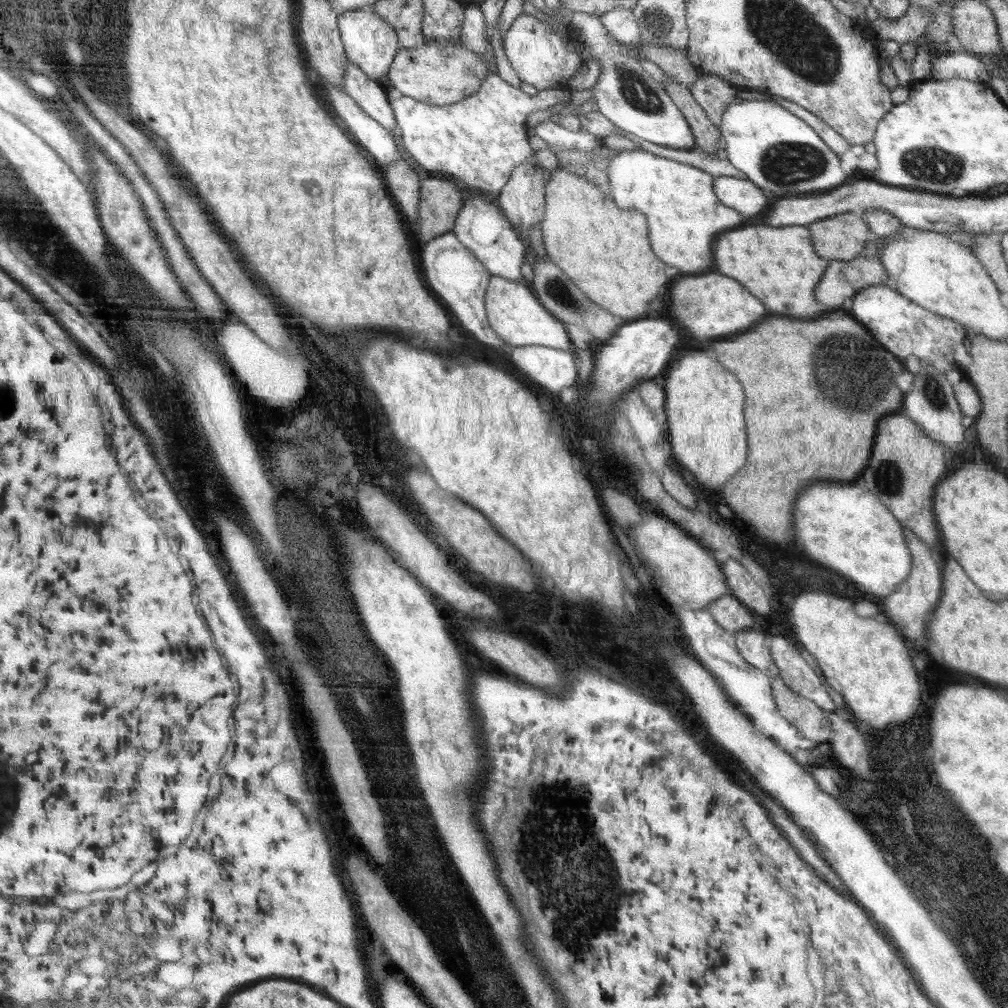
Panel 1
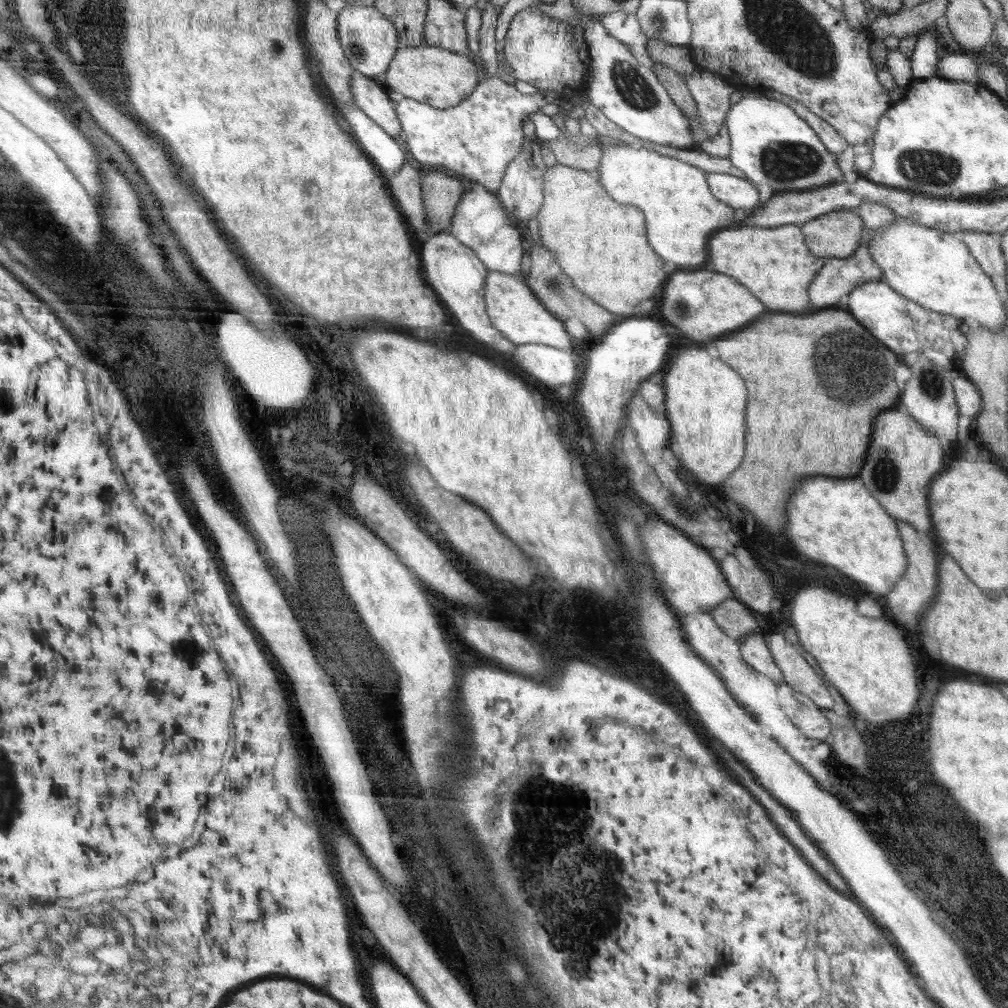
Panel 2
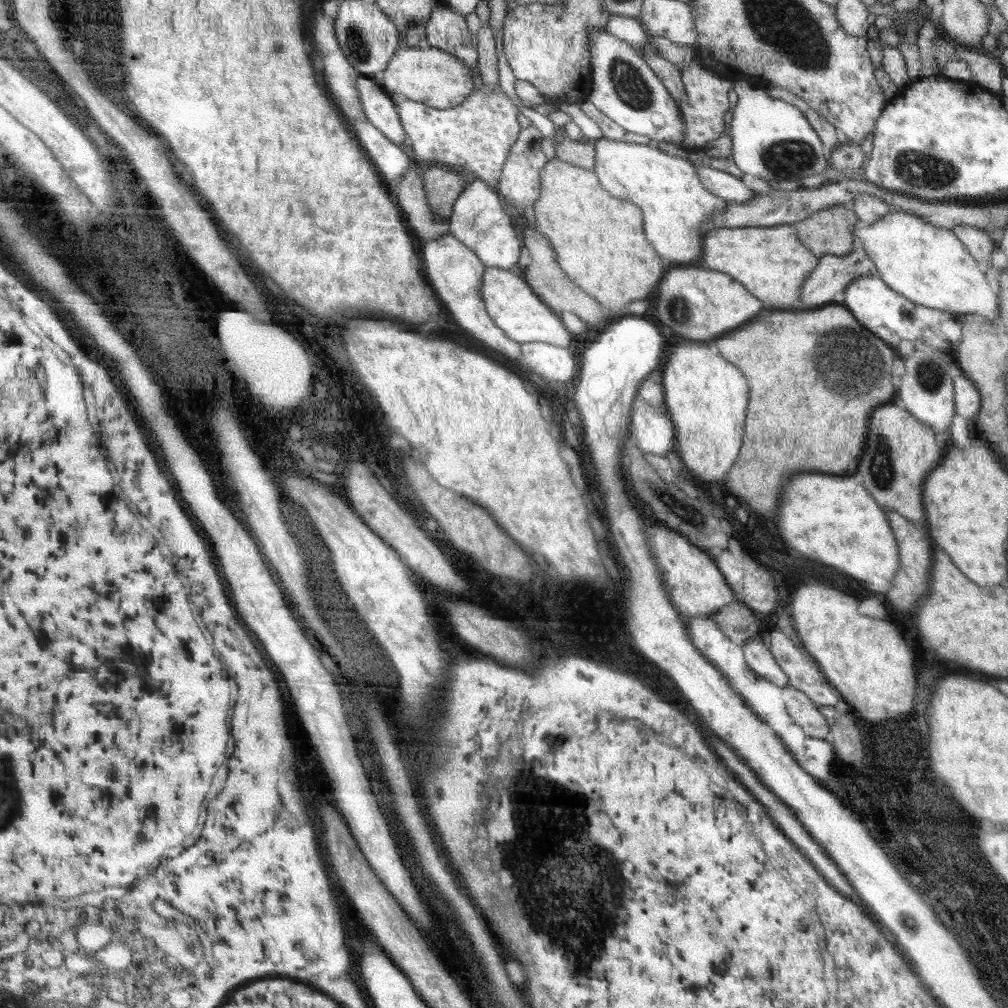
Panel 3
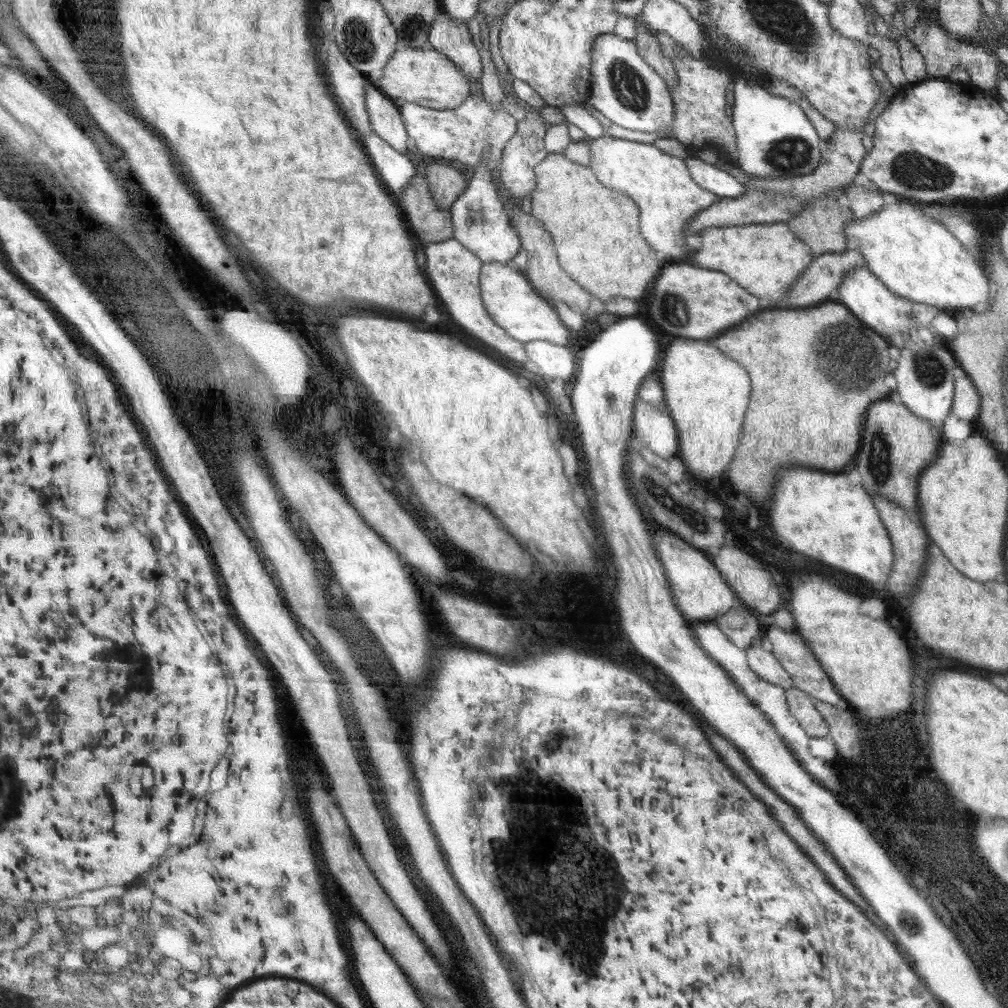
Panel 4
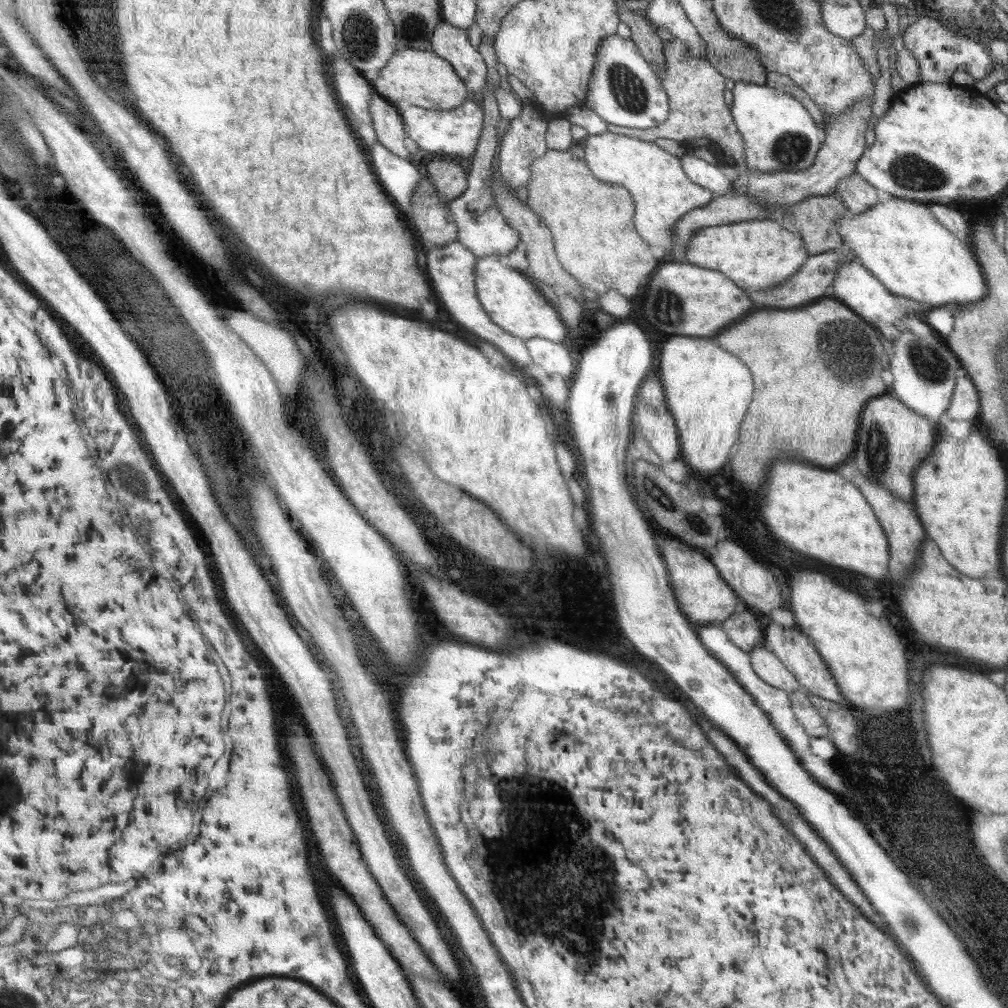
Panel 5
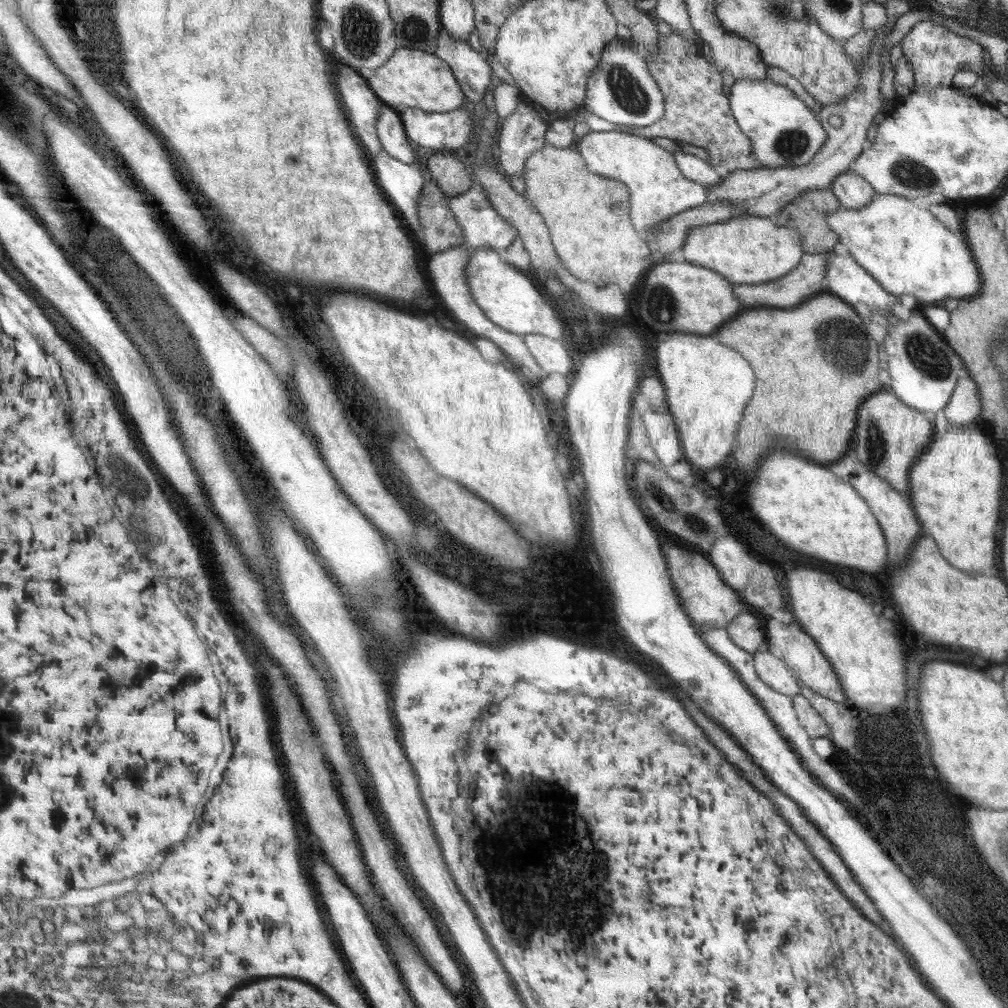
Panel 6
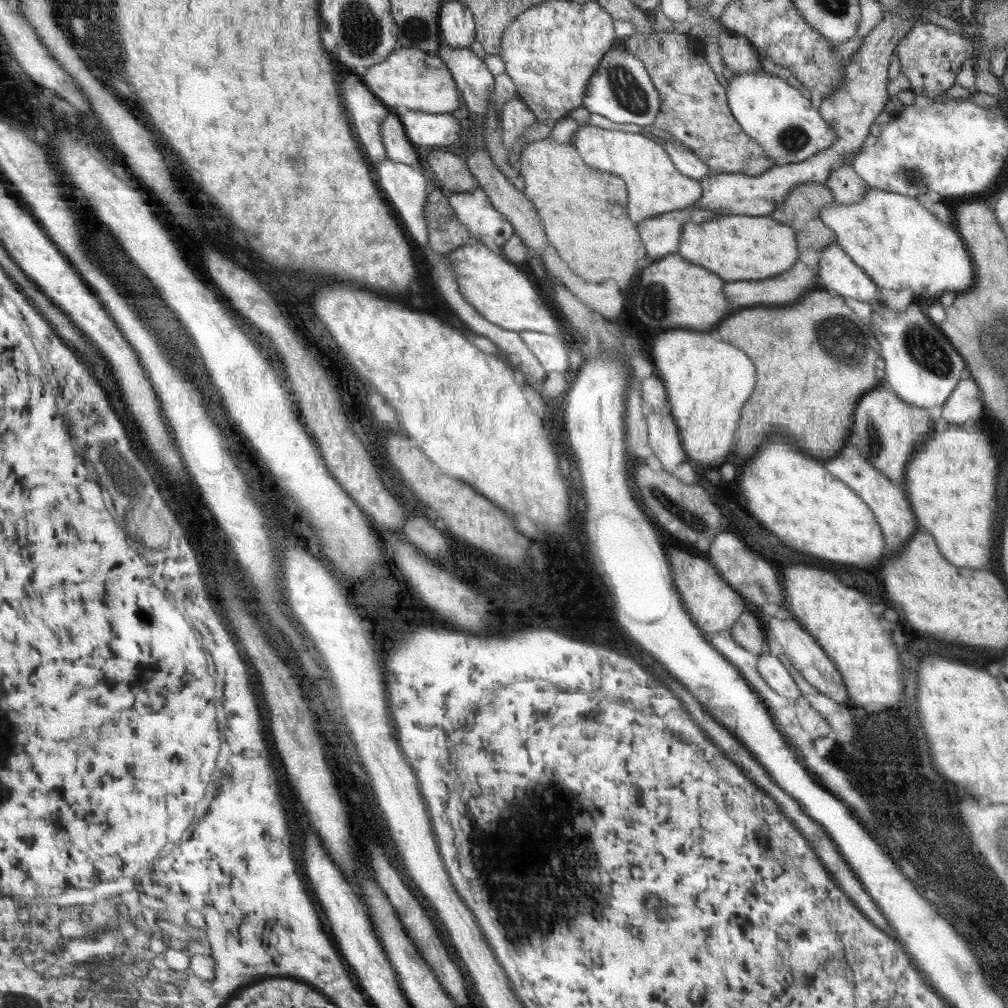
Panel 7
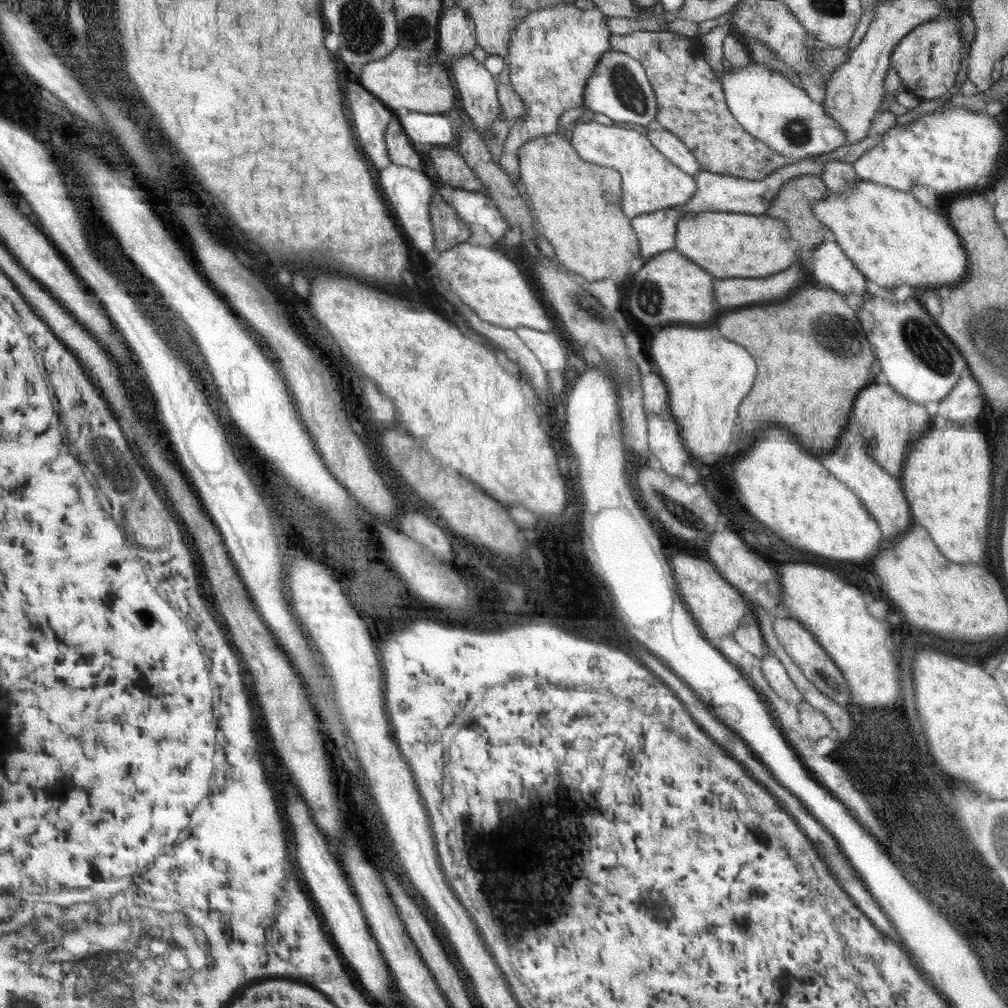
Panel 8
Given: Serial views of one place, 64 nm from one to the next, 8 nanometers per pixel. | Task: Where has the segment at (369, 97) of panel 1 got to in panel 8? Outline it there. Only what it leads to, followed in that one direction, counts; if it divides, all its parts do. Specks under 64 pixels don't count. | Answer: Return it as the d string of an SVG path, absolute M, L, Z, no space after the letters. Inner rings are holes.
M392 118L384 134L388 156L392 163L400 166L420 169L420 154L412 148L410 140L399 120Z

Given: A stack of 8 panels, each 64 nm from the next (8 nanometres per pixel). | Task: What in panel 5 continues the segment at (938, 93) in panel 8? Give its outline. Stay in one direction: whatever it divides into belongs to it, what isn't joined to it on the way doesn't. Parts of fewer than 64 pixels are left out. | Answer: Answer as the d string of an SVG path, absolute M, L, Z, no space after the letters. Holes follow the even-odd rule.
M915 17L914 20L909 22L902 38L904 47L910 49L920 62L919 84L948 84L951 81L951 74L956 70L968 72L976 83L990 76L995 67L992 55L980 42L976 42L968 35L956 34L956 31L946 28L938 19Z

